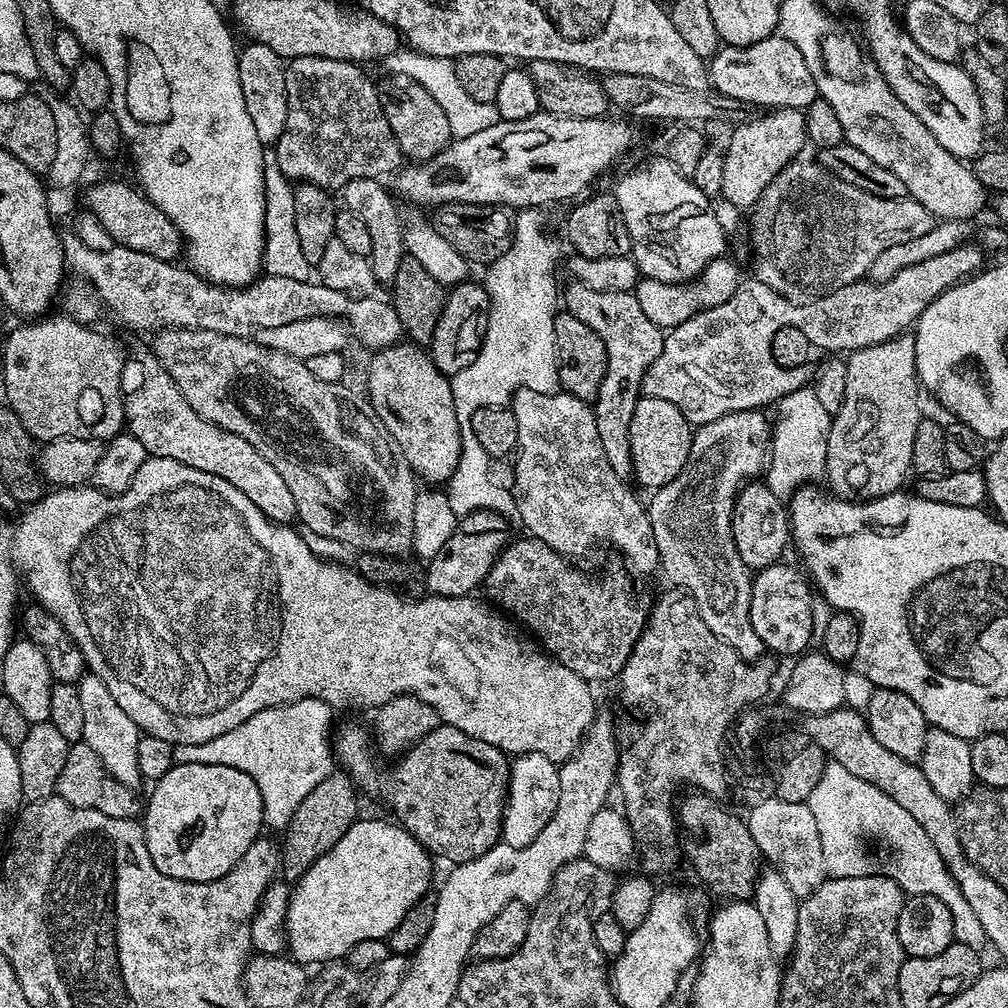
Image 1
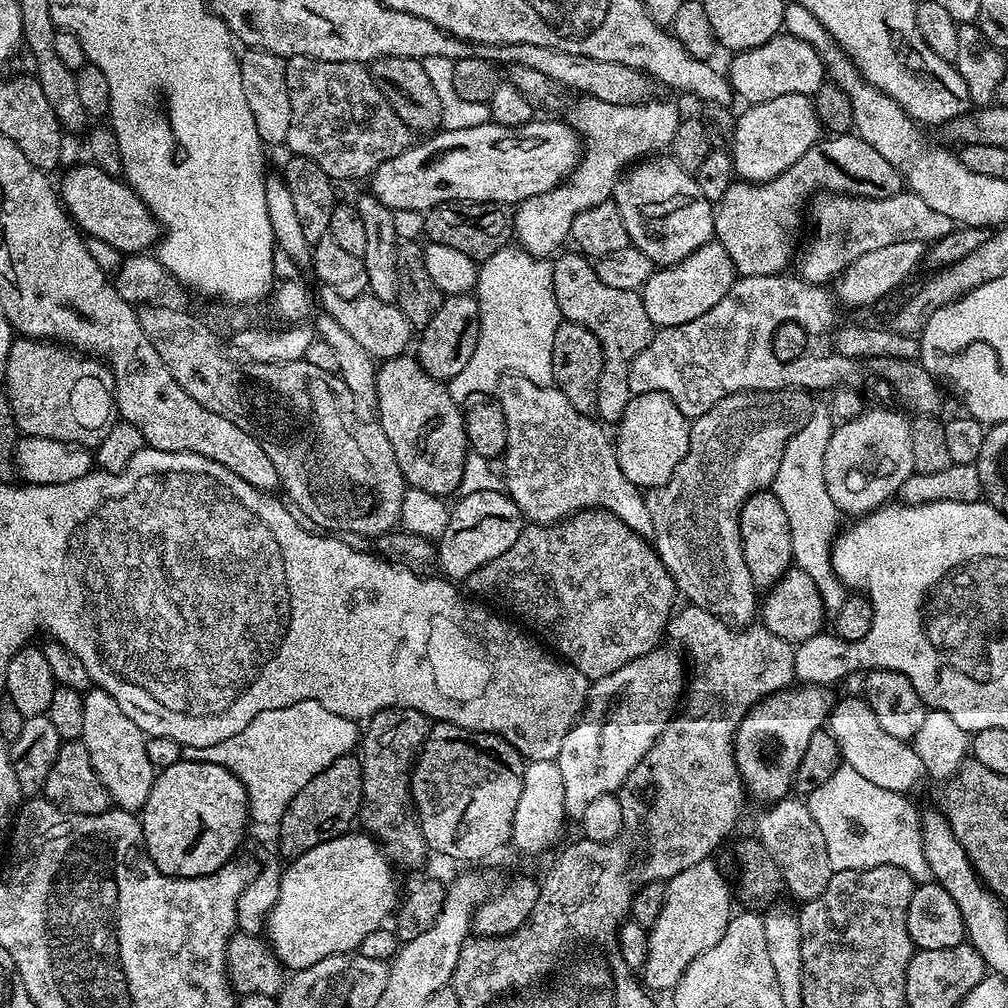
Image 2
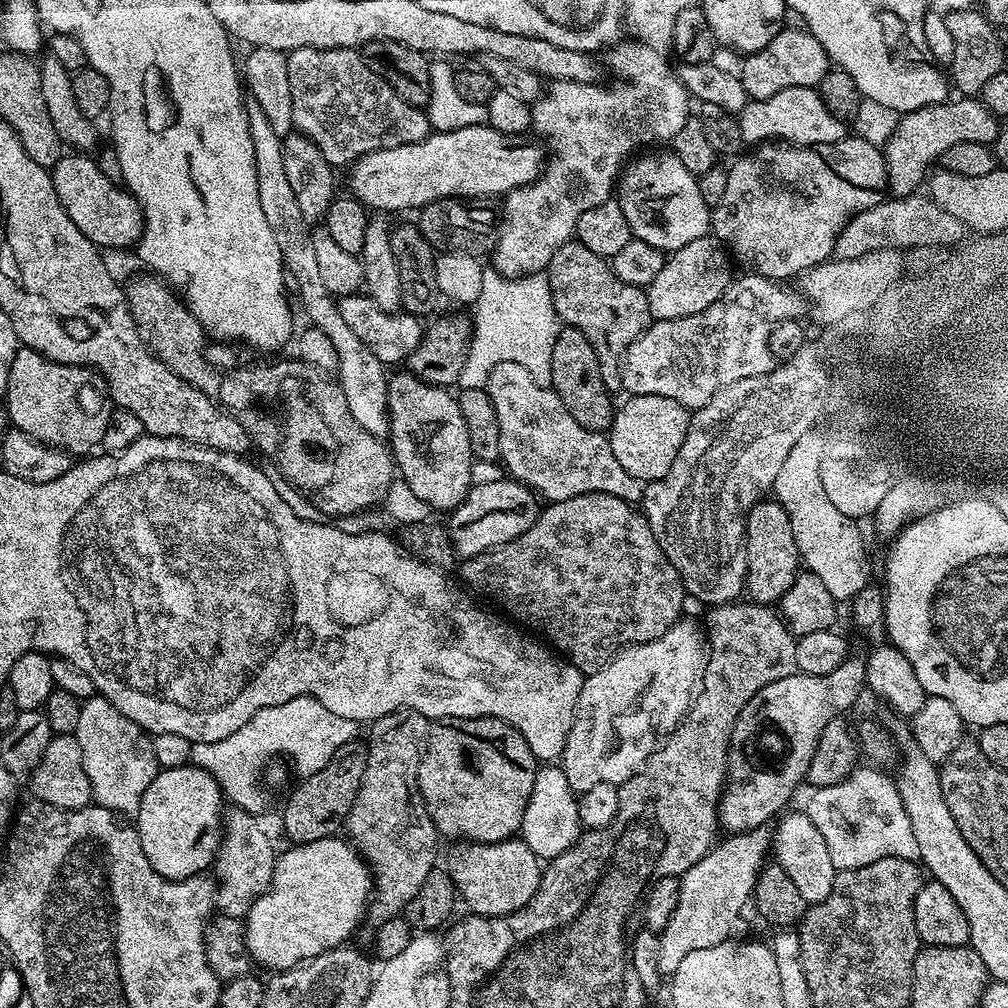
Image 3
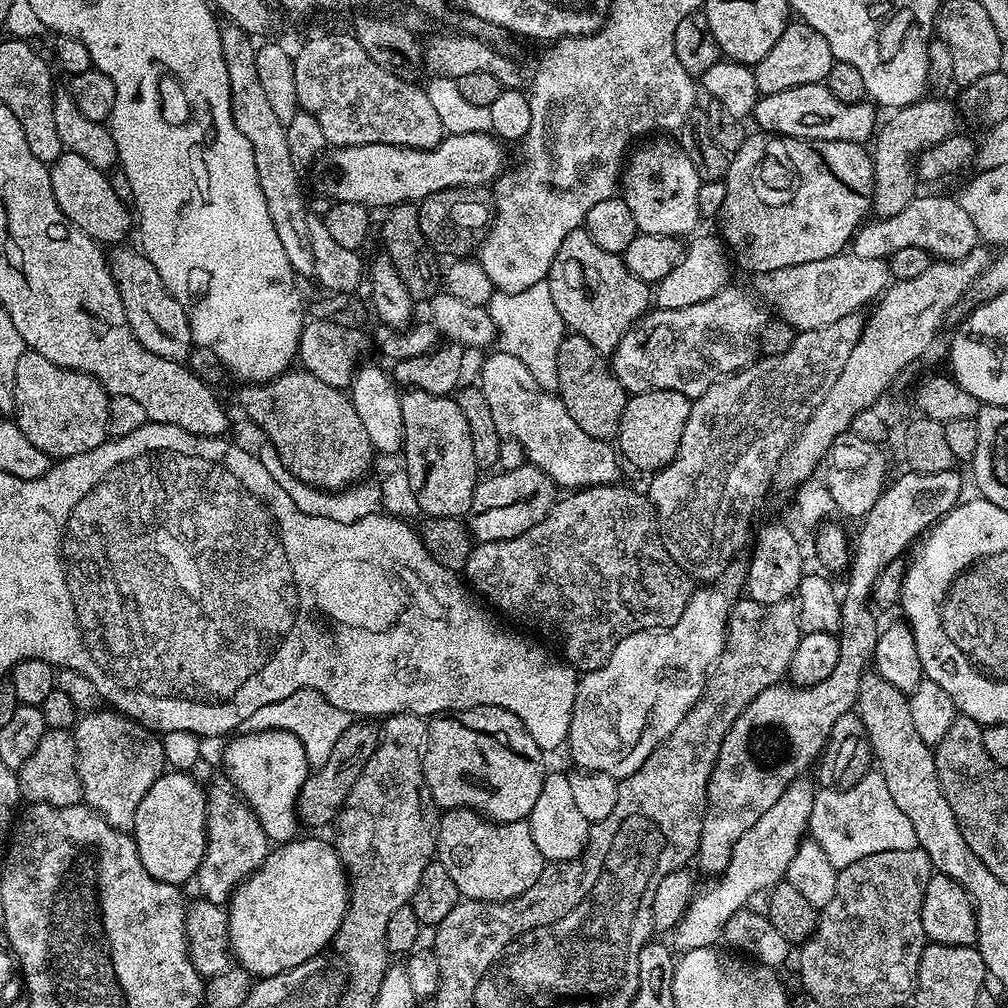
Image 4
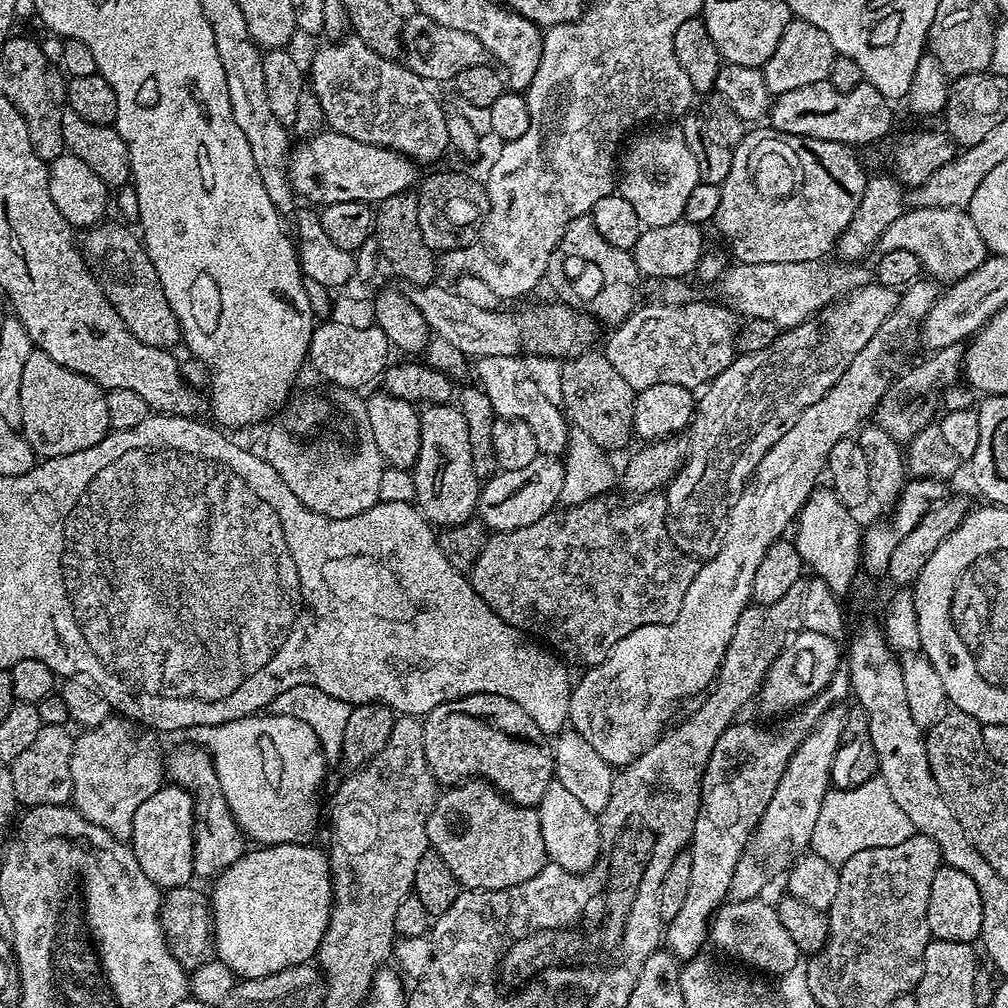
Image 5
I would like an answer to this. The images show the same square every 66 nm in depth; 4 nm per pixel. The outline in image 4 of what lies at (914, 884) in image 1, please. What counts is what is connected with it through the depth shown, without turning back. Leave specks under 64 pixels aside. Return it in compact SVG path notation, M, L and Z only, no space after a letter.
M878 770L867 772L853 788L828 786L817 791L812 798L808 832L811 839L816 840L822 850L826 850L826 858L830 858L830 862L838 870L870 854L917 847L910 818L906 818L906 814L898 810L894 798L890 798L886 778L882 778Z

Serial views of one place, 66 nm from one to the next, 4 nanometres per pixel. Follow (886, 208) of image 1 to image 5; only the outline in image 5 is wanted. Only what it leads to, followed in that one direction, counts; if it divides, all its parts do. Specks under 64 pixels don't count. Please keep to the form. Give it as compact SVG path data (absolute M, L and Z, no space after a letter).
M909 207L886 226L886 234L882 234L878 248L881 253L910 250L929 277L943 282L966 278L966 274L978 270L990 255L986 242L982 242L982 234L978 234L978 226L974 226L974 218L963 208Z

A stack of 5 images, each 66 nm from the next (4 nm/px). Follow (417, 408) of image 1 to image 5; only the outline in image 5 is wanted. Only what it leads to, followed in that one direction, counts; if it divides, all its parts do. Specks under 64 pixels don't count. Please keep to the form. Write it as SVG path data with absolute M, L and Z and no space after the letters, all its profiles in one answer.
M432 402L425 408L428 409L420 412L418 458L410 470L414 478L414 503L429 524L441 529L452 528L473 519L480 502L482 480L474 470L474 458L470 458L470 430L466 430L466 418L462 418L460 409L448 402Z

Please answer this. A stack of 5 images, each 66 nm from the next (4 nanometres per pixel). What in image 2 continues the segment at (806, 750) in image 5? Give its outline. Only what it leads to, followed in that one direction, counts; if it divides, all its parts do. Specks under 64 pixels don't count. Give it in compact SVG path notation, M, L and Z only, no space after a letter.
M709 858L690 866L690 870L671 873L667 881L668 892L663 893L664 905L648 932L648 961L644 964L642 975L645 989L653 993L667 993L675 989L686 966L690 966L698 954L710 950L710 946L717 944L722 934L726 934L726 926L734 915L734 888L728 885L727 878L720 873L714 861Z

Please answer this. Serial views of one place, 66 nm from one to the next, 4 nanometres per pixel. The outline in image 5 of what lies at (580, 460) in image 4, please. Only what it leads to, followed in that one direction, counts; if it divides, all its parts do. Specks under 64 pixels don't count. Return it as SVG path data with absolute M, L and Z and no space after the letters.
M482 356L475 361L478 386L490 398L490 406L494 406L497 417L501 420L524 423L534 436L539 451L553 458L559 457L567 446L570 429L569 421L562 411L561 405L550 402L538 386L534 386L534 378L530 378L528 365L520 356Z

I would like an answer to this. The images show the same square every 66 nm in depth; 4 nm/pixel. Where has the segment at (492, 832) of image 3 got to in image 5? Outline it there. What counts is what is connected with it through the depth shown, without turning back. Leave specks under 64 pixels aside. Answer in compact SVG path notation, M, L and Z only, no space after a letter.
M470 694L466 698L434 706L434 710L423 717L423 721L426 762L437 785L455 786L469 778L479 778L487 780L513 804L531 808L539 805L546 790L554 782L555 762L549 737L538 730L538 722L534 722L534 718L530 718L530 714L526 714L526 710L522 710L522 706L510 698L502 698L498 694Z

